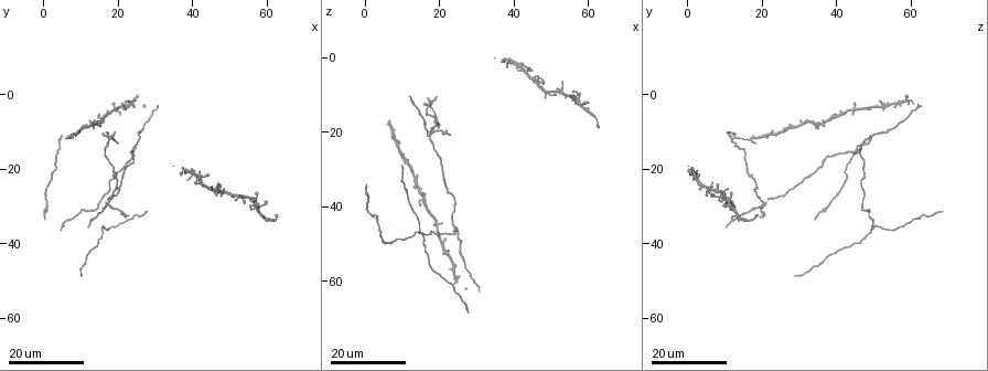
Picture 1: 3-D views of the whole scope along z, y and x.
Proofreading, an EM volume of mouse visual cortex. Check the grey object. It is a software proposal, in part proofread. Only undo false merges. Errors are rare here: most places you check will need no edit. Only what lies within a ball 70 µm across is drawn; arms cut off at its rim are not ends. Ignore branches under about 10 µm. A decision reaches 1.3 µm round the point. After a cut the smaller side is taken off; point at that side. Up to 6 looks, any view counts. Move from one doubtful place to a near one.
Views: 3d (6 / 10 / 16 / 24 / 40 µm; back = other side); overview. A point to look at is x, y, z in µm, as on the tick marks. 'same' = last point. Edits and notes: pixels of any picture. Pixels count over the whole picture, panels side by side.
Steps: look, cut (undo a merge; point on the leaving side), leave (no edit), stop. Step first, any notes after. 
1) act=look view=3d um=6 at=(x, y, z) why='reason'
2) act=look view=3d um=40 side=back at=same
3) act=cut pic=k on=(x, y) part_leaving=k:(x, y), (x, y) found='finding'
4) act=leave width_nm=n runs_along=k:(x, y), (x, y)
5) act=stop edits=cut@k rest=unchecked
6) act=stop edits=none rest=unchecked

act=look view=3d um=24 at=(24.0, 17.5, 36.5) why='thick turns thin'

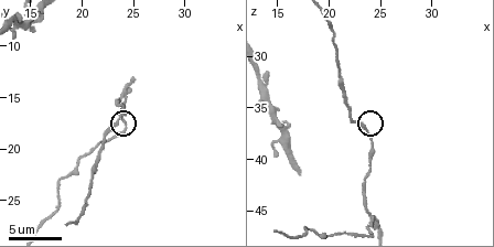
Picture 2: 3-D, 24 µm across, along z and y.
act=look view=3d um=10 at=(23.2, 17.2, 36.8) why='closer look'

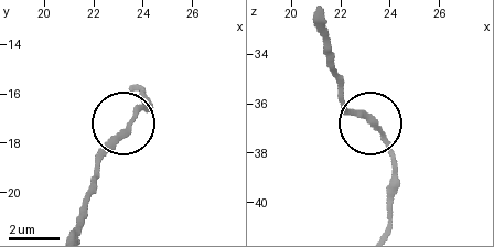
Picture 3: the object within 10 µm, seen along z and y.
act=leave width_nm=230 runs_along=3:(318, 30), (345, 104), (387, 143), (392, 173) found='continuous, no second neuron'

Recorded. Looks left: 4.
act=look view=3d um=10 at=(20.8, 23.6, 30.2)

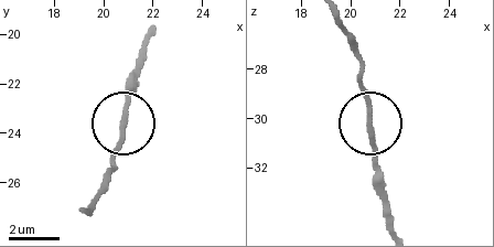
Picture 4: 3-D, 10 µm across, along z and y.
act=look view=3d um=10 side=back at=(20.8, 23.8, 30.1)

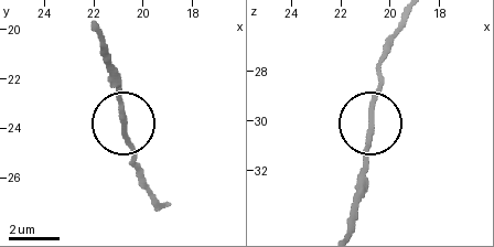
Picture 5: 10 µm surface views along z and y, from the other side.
act=leave width_nm=200 runs_along=5:(372, 121), (378, 77) found='all the same neuron'

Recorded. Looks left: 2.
act=look view=3d um=10 at=(24.2, 15.0, 45.8) why='three-way junction'

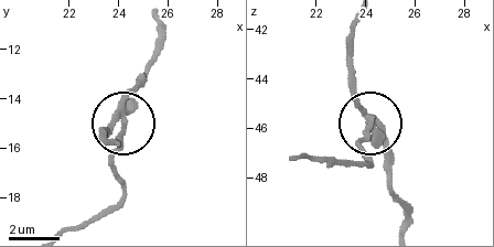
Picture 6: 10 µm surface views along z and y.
act=cut pic=6 on=(368, 131) arms=3 part_leaving=6:(366, 117), (361, 140), (366, 161), (297, 156) found='a second neuron is stuck on'

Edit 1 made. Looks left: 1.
act=stop edits=cut@6 rest=unchecked

